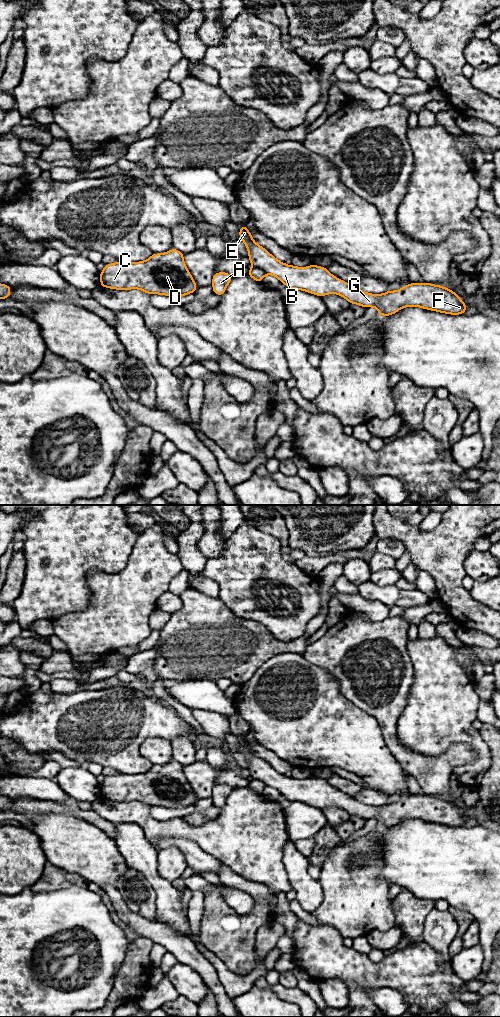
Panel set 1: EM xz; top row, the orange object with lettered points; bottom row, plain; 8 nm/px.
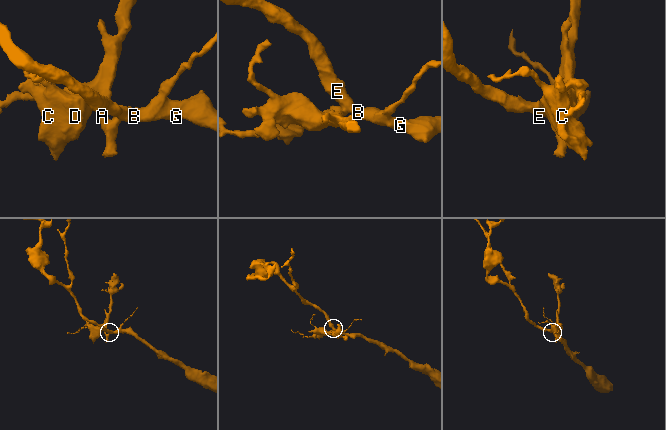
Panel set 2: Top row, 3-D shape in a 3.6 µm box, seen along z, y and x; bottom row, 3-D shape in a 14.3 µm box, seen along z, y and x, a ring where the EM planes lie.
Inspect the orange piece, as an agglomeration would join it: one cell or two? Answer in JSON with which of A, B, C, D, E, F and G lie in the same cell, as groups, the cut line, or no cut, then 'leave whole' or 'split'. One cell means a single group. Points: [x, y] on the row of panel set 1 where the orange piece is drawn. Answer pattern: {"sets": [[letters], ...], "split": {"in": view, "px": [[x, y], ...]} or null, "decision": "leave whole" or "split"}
{"sets": [["A", "C", "D"], ["B", "E", "F", "G"]], "split": {"in": "xz", "px": [[253, 266], [261, 268], [266, 273]]}, "decision": "split"}

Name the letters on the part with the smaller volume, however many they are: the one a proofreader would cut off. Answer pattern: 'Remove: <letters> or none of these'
Remove: A, C, D

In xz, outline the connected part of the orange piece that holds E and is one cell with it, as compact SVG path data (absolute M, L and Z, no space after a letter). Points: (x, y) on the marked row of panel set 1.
M241 224L239 238L247 247L251 265L275 276L290 290L299 289L319 297L338 294L350 304L376 307L380 316L393 315L404 307L421 307L451 315L463 314L468 309L457 293L440 285L410 283L396 291L376 295L340 280L325 267L315 264L308 267L286 265L253 240L246 224Z

